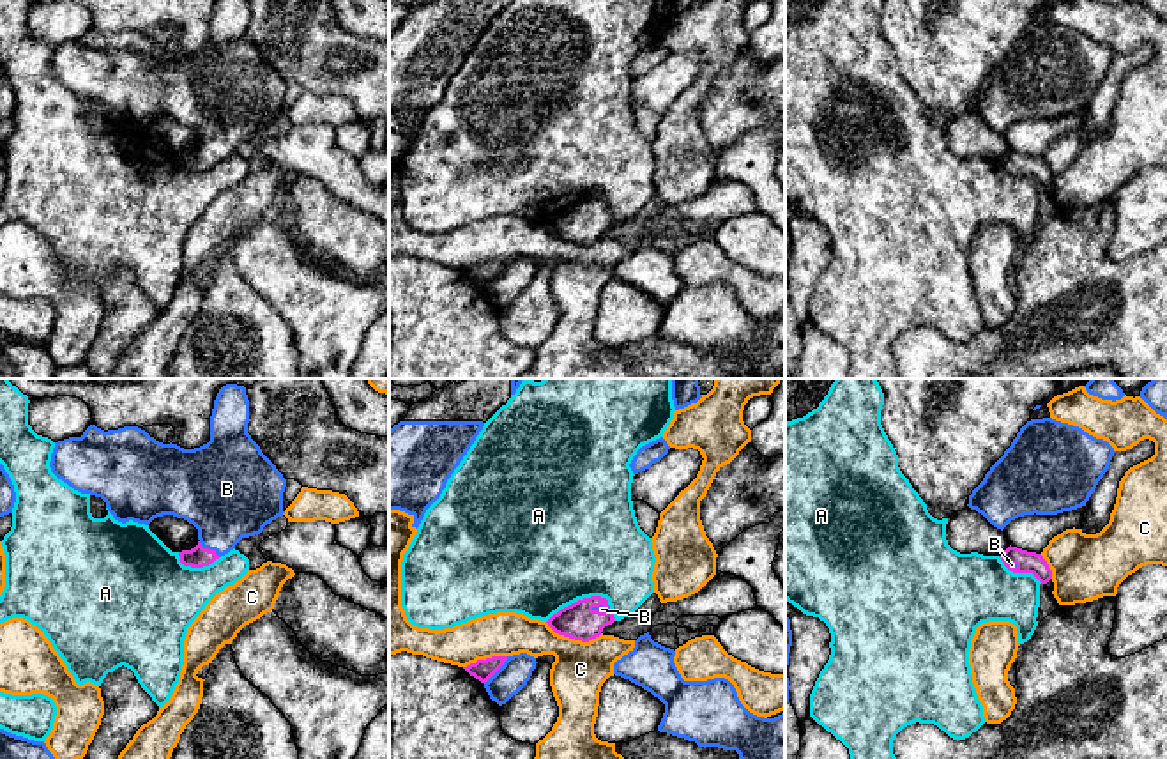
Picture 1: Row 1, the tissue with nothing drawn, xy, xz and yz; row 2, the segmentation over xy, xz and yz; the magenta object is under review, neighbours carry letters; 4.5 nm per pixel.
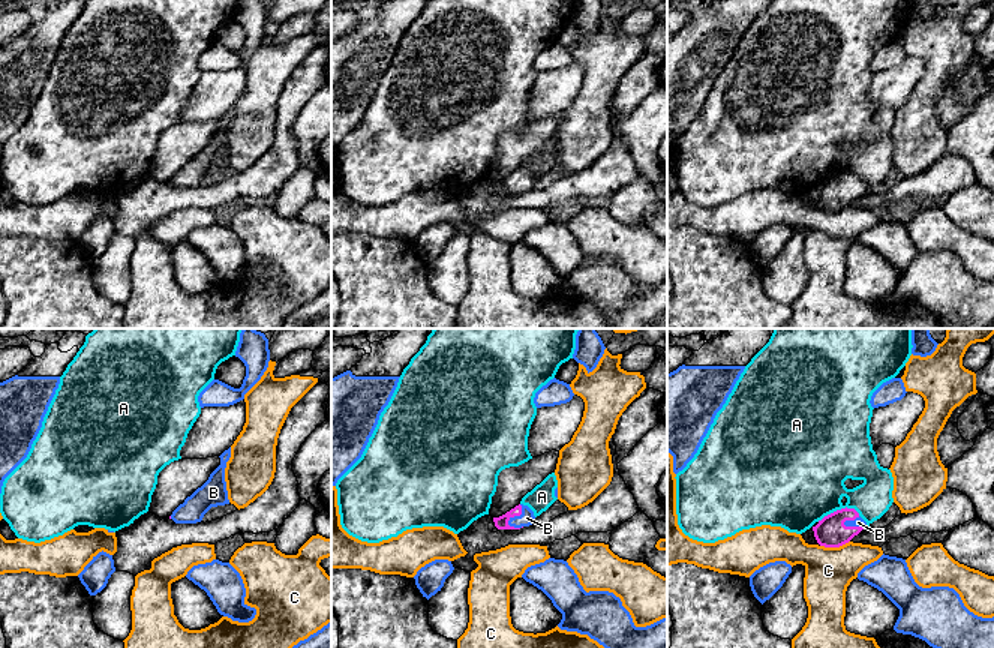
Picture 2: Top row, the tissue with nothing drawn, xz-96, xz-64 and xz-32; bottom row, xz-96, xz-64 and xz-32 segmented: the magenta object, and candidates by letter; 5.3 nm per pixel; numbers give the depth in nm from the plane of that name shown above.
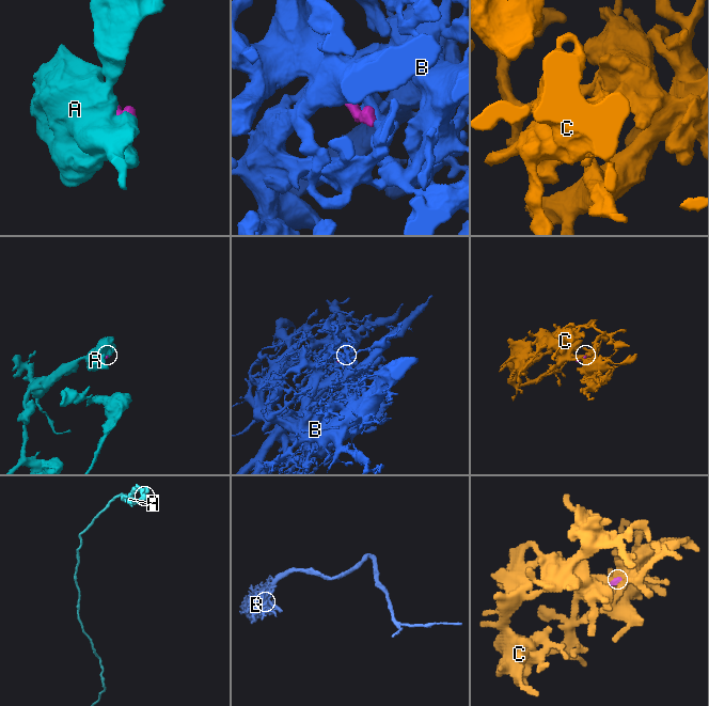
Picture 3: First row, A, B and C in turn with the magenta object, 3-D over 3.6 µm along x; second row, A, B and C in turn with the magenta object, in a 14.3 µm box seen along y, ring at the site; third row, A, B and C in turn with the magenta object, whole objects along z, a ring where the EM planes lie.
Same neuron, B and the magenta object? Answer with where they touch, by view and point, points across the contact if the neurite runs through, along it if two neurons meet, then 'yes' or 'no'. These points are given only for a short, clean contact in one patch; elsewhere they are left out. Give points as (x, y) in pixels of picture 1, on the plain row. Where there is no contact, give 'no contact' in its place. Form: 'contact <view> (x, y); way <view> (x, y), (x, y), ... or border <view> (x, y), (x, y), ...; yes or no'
contact xz (497, 273); yes

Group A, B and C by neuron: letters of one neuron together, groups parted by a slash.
A / B / C

